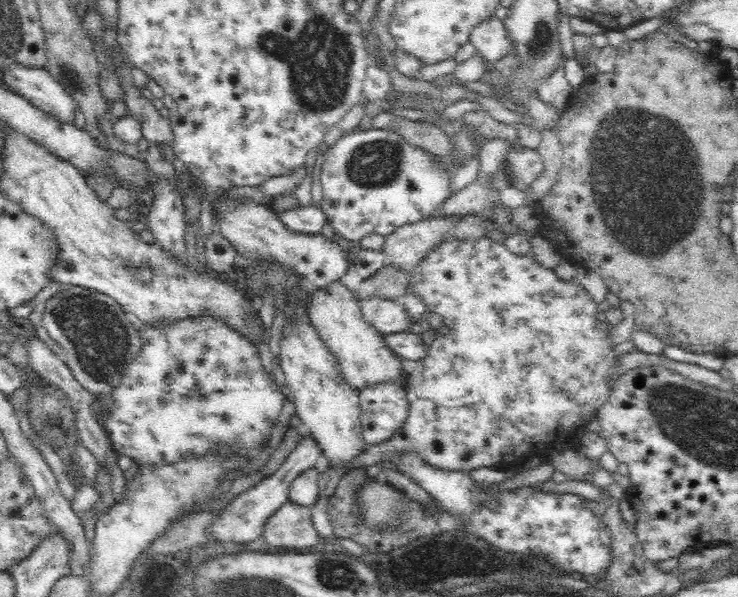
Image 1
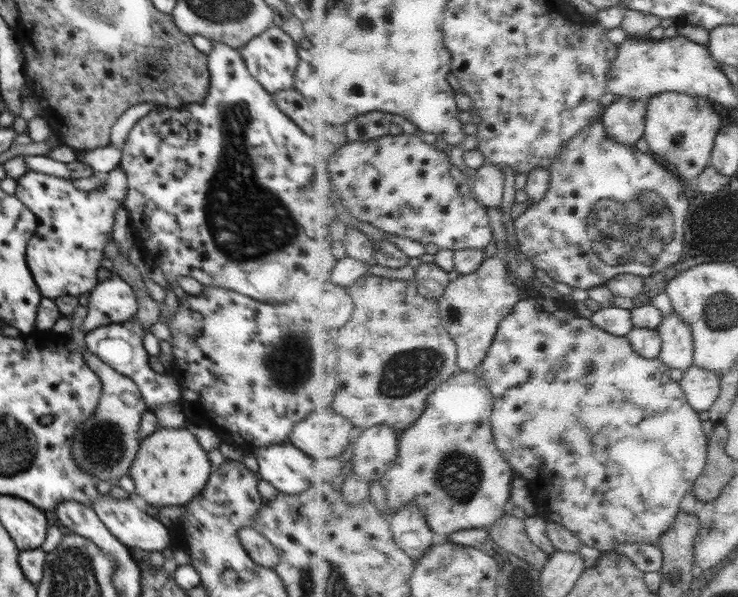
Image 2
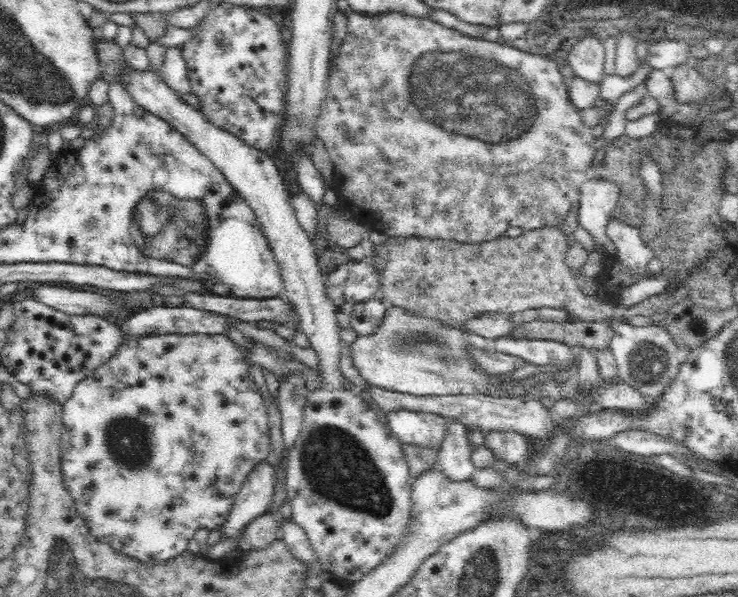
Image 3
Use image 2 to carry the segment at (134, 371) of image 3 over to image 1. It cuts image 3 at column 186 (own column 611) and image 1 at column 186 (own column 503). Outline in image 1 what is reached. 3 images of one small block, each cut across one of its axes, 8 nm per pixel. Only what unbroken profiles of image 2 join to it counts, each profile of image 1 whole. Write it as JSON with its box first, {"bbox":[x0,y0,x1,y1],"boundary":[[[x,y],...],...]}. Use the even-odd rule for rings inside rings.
{"bbox":[105,318,286,462],"boundary":[[[210,318],[202,321],[182,322],[181,325],[170,326],[166,331],[158,331],[147,326],[142,326],[142,330],[145,337],[145,348],[142,350],[138,361],[134,362],[133,366],[130,366],[130,372],[128,372],[124,384],[118,386],[116,394],[114,394],[115,406],[110,417],[106,418],[105,426],[108,426],[110,438],[114,439],[116,451],[134,458],[136,462],[174,462],[180,455],[184,455],[185,452],[205,453],[211,446],[216,445],[218,441],[233,442],[234,435],[238,435],[240,441],[248,449],[254,450],[254,446],[258,444],[259,440],[264,435],[270,433],[281,412],[286,392],[276,385],[272,377],[264,371],[258,352],[247,345],[242,338],[232,333],[225,325],[210,320]]]}

